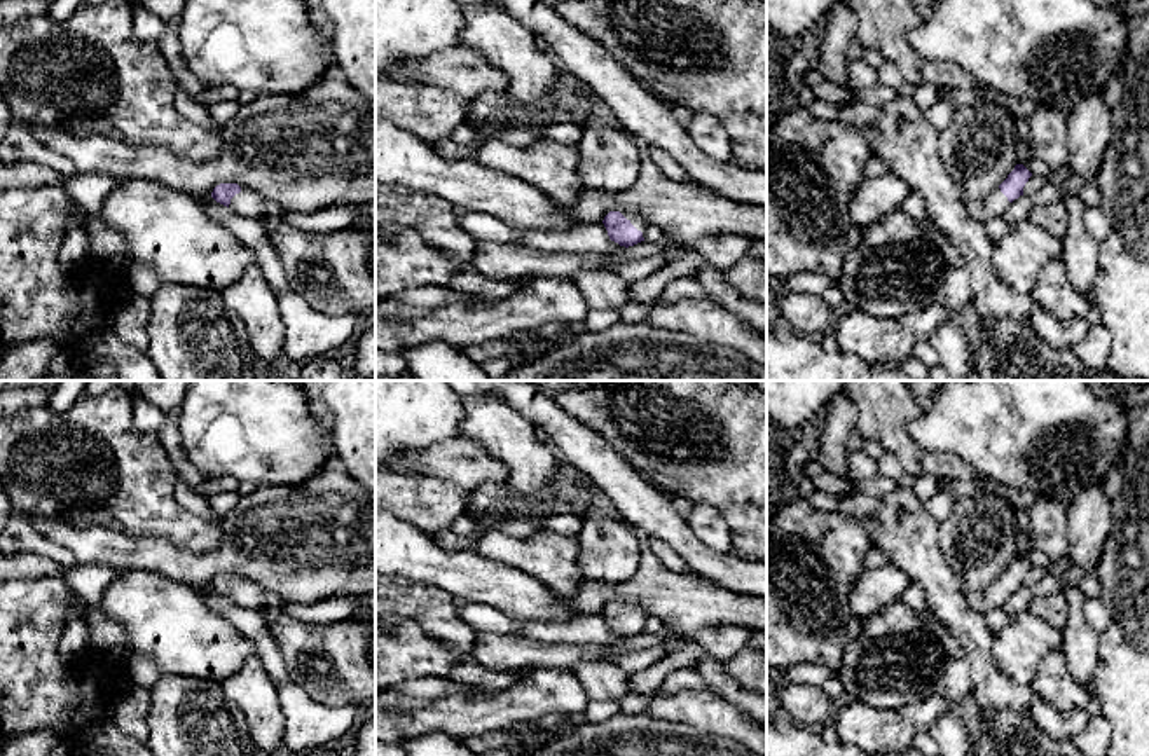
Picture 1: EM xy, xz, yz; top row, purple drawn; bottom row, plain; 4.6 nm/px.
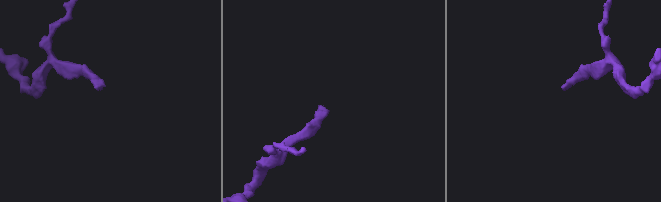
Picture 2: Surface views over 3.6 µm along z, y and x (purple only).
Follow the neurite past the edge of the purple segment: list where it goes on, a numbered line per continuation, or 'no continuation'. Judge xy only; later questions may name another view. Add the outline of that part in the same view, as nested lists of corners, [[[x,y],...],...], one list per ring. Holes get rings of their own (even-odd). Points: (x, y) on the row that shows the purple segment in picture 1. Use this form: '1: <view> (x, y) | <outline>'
1: xy (247, 203) | [[[241,187],[241,192],[230,199],[229,208],[244,218],[265,218],[264,197],[244,187]]]

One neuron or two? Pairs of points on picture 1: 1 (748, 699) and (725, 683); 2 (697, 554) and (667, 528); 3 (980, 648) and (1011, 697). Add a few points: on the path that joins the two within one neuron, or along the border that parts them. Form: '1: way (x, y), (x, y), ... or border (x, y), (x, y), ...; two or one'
1: way (743, 699), (730, 688); one
2: way (690, 547), (674, 531); one
3: way (982, 660), (983, 669), (999, 685); one

